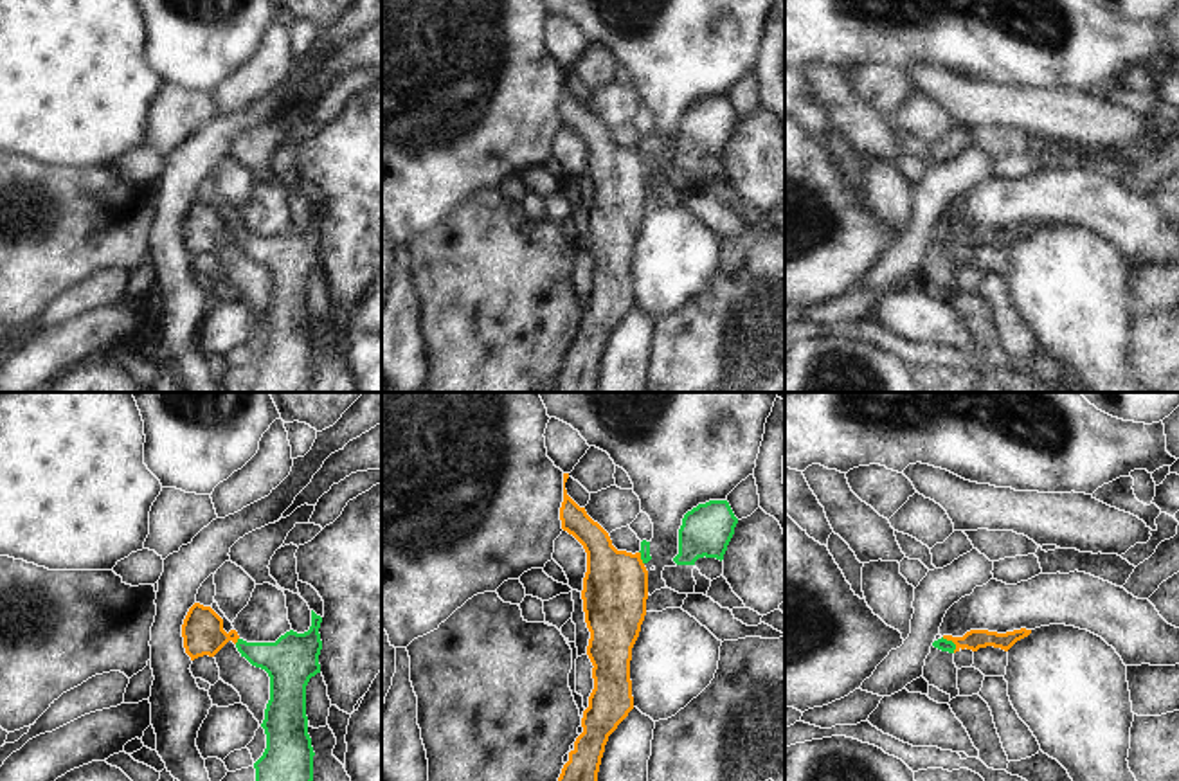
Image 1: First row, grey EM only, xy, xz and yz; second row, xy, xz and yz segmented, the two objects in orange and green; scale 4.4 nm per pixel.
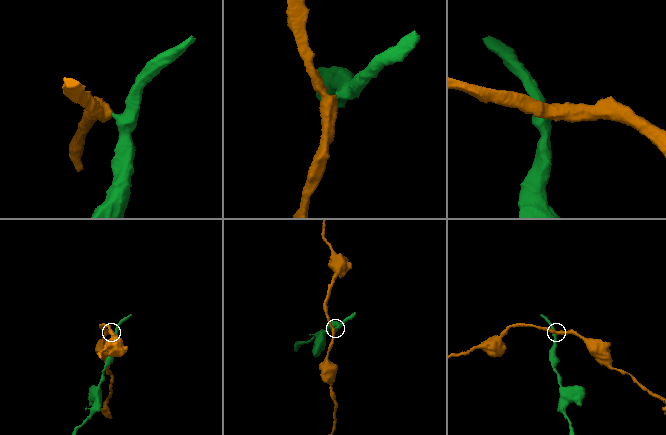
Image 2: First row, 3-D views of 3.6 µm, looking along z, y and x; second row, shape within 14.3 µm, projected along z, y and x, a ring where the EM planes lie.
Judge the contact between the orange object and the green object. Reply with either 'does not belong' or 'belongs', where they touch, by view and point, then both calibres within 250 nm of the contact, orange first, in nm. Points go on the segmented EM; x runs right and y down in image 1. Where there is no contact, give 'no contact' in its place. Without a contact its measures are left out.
does not belong | yz (953, 641) | 90/60 nm

